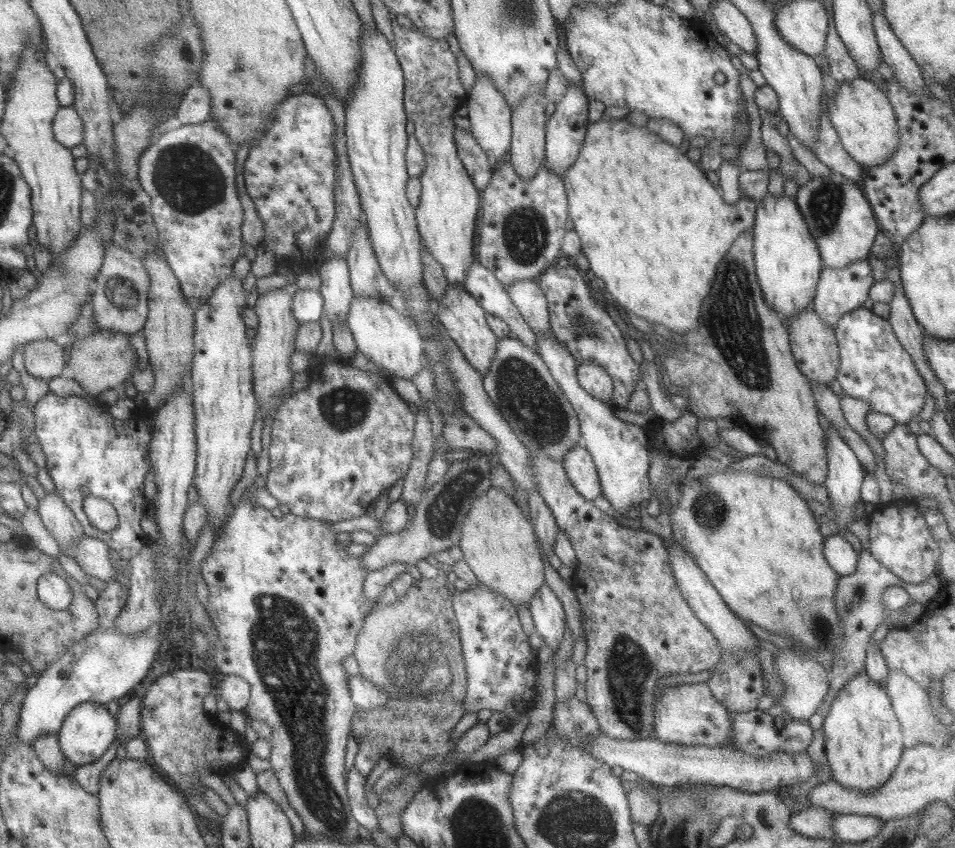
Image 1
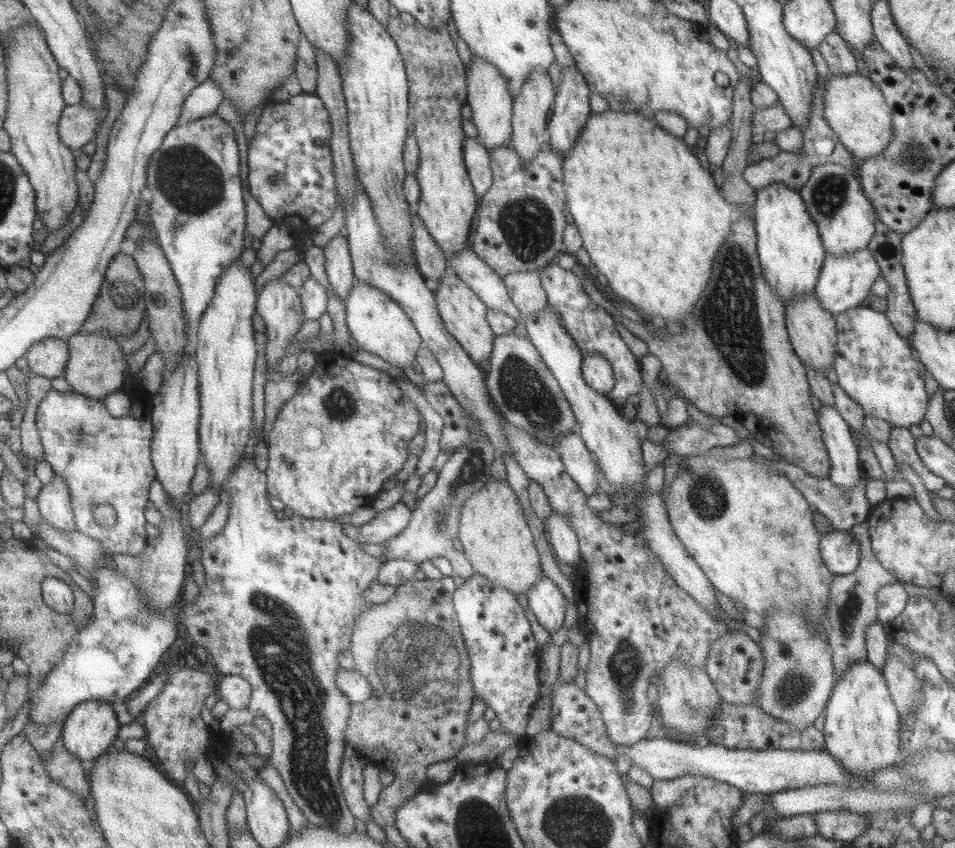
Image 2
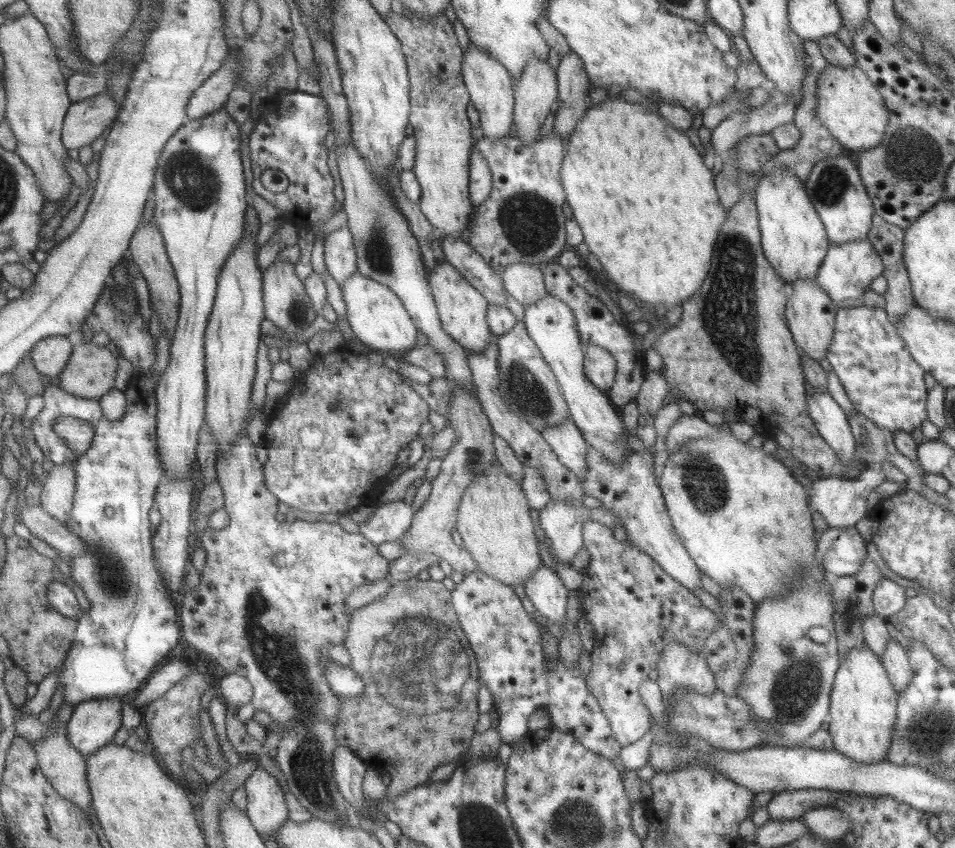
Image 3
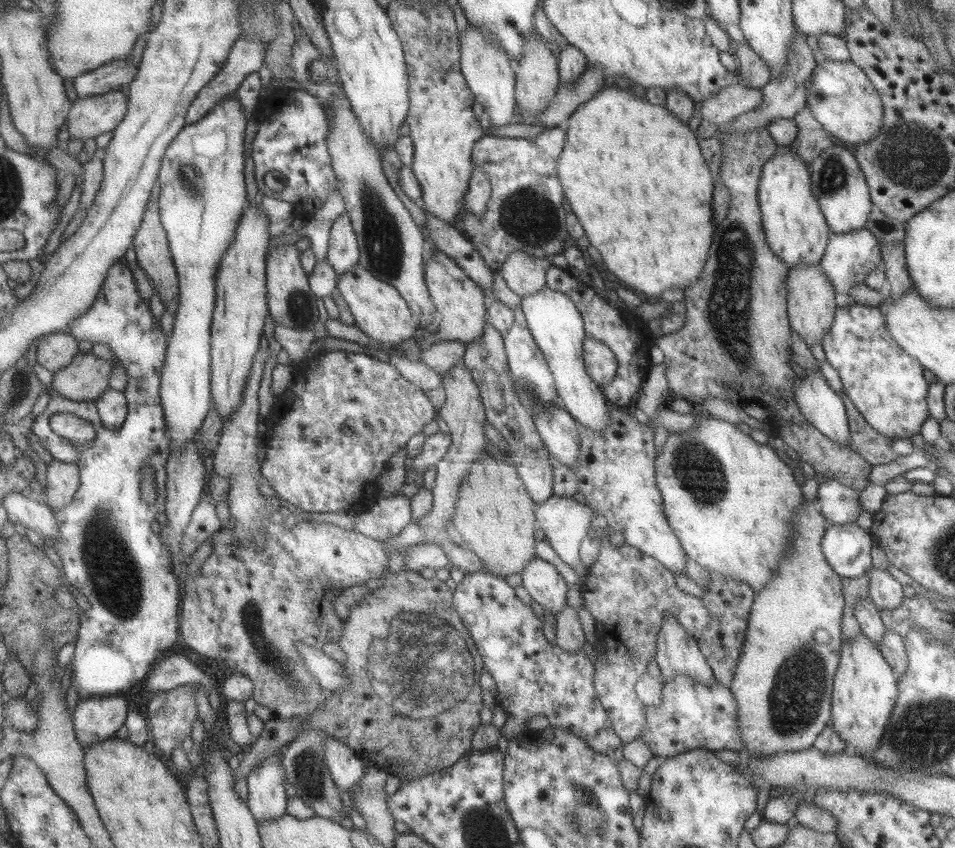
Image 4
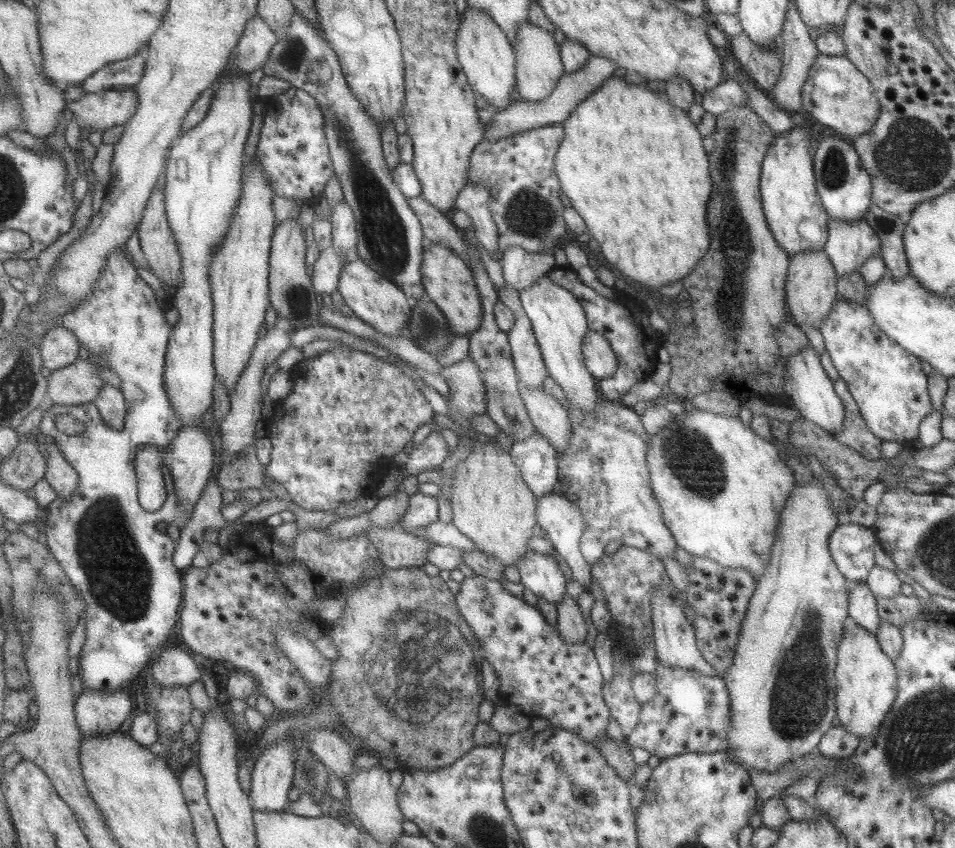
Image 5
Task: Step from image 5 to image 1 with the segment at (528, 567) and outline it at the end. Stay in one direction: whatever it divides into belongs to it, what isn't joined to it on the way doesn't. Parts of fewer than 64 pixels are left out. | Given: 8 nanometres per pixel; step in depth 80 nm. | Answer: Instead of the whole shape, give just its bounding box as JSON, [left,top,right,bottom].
[527,583,565,651]

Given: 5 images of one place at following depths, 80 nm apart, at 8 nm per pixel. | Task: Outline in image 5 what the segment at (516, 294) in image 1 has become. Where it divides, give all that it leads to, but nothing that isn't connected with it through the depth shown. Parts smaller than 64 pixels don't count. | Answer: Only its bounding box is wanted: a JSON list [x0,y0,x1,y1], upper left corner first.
[499,246,556,293]

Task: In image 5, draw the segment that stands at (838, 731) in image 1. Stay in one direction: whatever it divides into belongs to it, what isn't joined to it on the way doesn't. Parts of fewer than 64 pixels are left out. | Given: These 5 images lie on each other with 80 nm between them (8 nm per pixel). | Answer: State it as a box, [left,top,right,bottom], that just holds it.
[833,625,897,741]

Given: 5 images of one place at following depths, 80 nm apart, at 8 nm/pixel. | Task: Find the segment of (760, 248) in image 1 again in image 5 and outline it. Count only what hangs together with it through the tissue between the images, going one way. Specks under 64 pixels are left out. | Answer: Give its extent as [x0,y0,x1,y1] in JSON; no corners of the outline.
[758,123,828,257]

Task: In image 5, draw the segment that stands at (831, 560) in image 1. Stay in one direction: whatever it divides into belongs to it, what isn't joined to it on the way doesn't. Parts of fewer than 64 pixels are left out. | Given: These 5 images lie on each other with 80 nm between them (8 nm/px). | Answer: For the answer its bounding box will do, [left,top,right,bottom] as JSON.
[827,521,876,581]

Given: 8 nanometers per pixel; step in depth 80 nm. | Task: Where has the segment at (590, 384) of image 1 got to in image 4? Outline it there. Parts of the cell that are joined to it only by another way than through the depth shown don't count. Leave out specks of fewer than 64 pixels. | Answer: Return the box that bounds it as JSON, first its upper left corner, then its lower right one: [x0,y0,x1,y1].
[582,337,618,387]

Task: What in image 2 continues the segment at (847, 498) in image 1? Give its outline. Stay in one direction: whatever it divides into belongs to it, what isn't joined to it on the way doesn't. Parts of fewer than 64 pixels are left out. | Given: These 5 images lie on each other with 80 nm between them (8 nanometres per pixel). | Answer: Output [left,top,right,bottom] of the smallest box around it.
[817,405,865,488]

